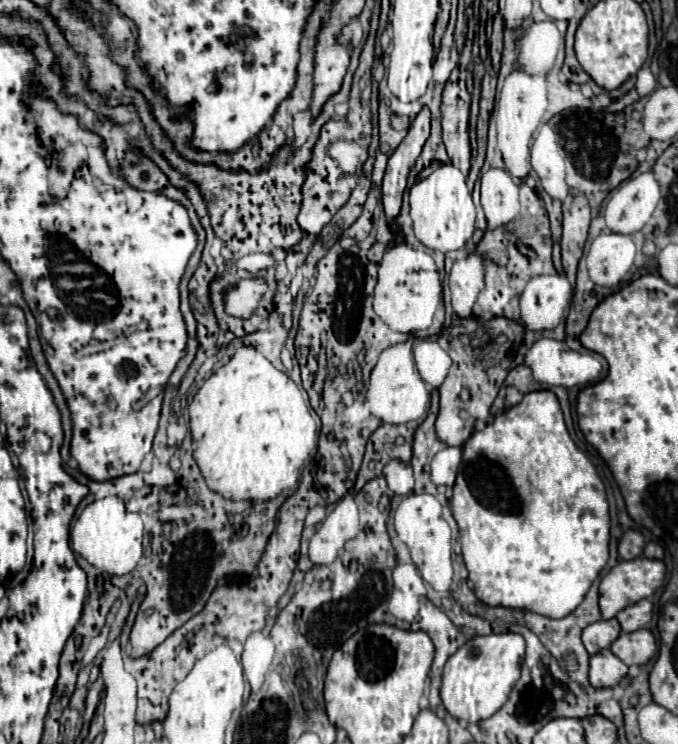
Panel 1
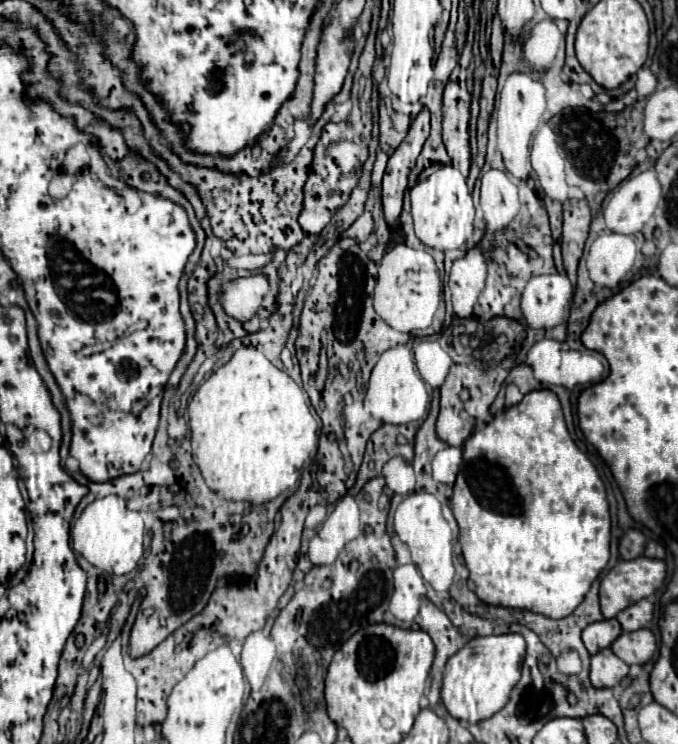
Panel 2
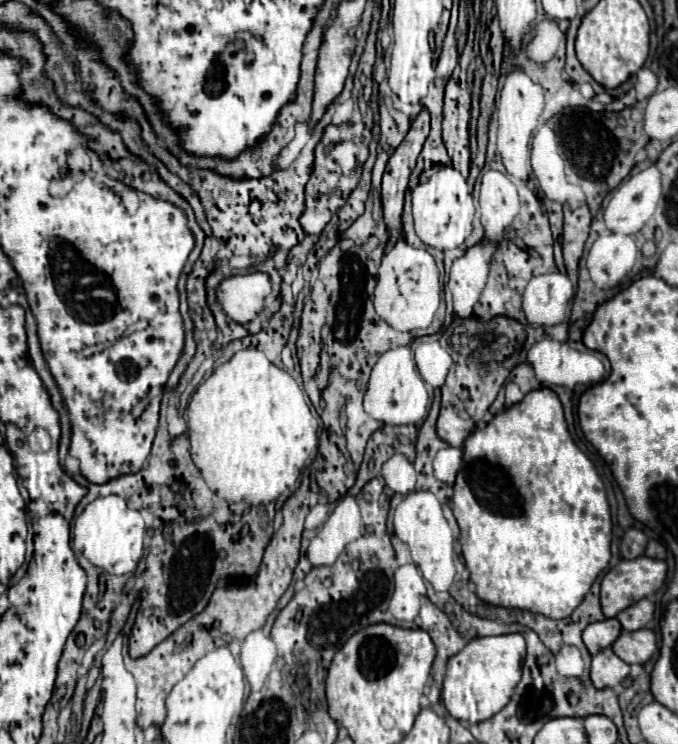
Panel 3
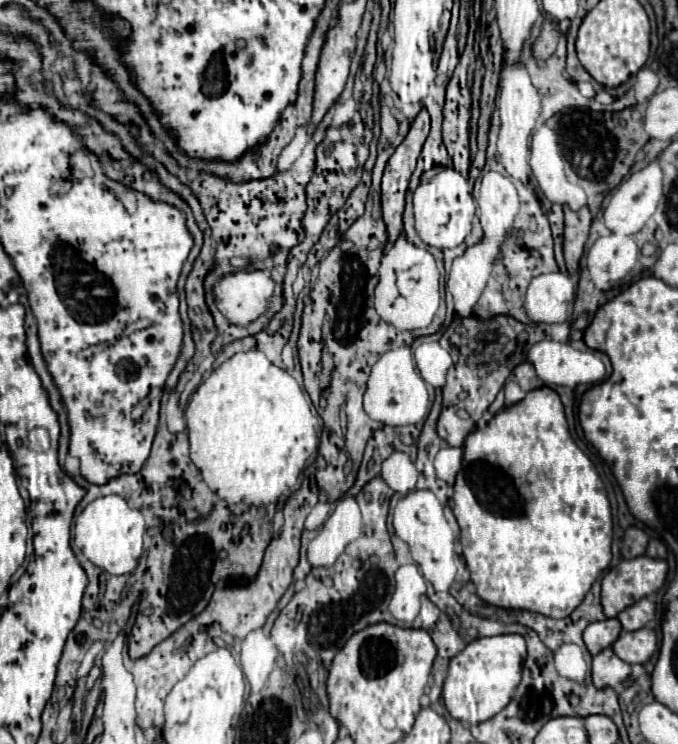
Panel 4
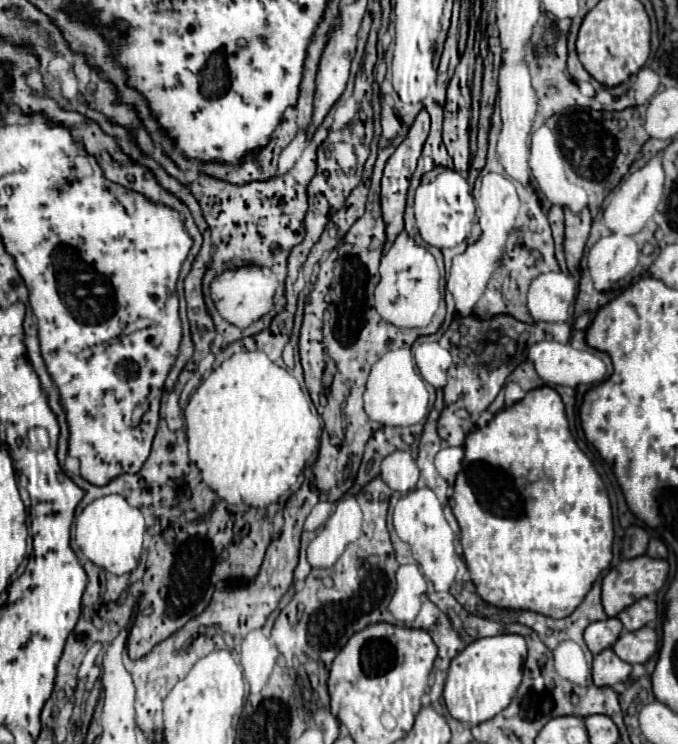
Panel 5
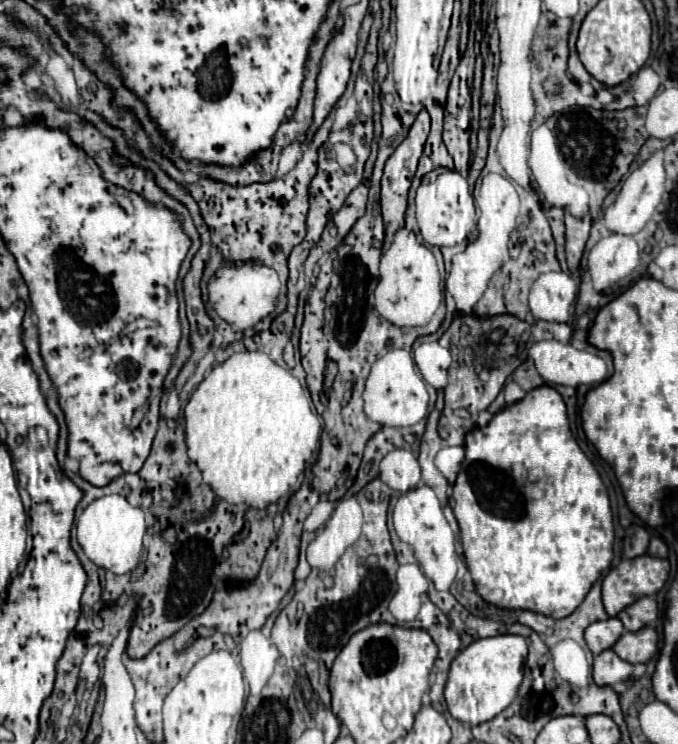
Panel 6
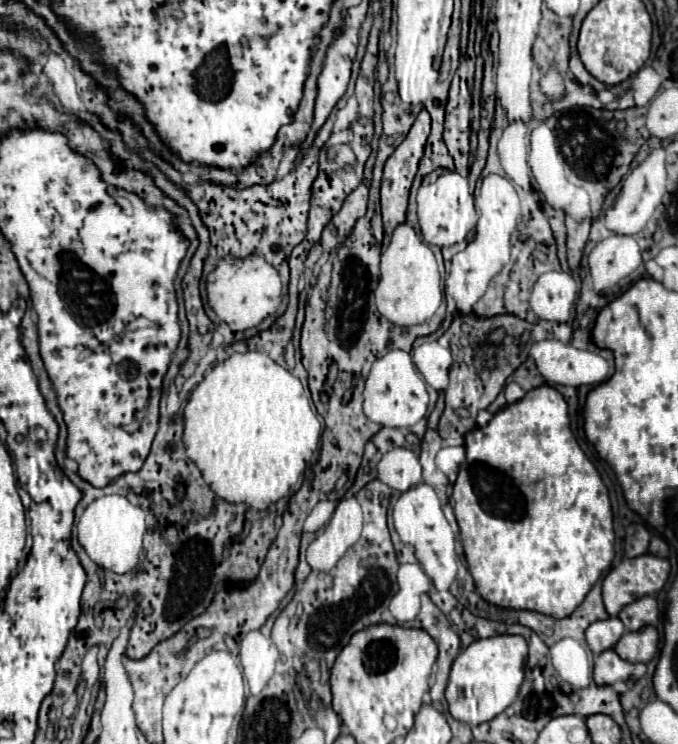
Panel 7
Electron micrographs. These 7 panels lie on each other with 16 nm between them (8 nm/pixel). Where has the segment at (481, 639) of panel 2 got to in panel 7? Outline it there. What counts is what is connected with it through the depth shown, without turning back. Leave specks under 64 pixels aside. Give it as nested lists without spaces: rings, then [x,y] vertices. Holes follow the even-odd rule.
[[[492,636],[476,640],[460,652],[450,670],[446,700],[452,718],[478,726],[504,712],[518,696],[524,682],[524,664],[528,660],[528,644],[522,636]]]

